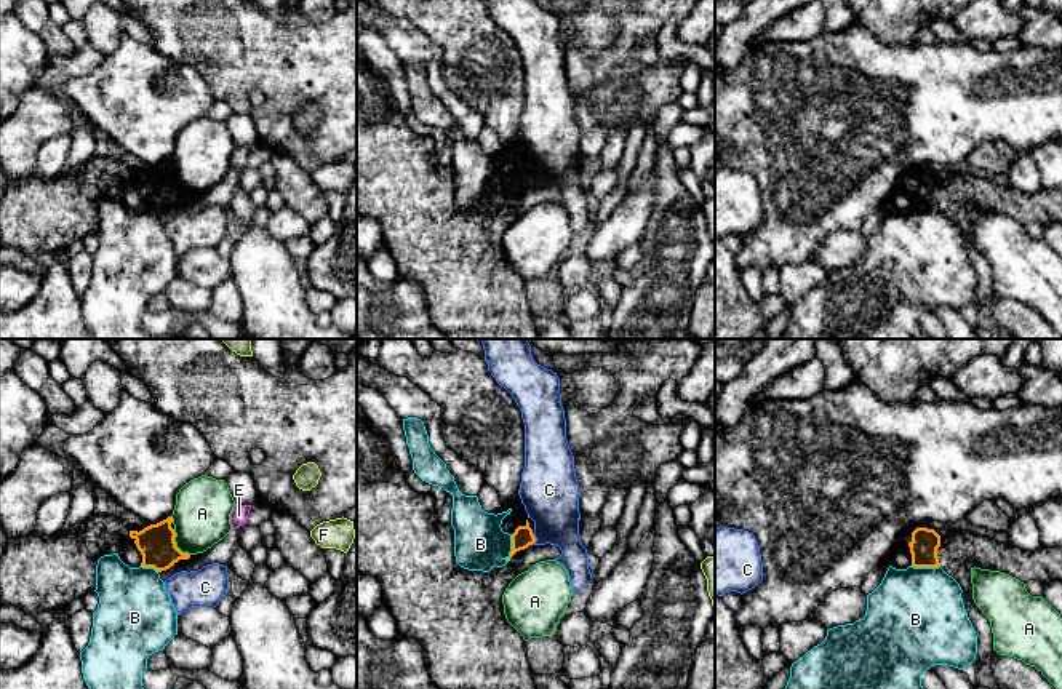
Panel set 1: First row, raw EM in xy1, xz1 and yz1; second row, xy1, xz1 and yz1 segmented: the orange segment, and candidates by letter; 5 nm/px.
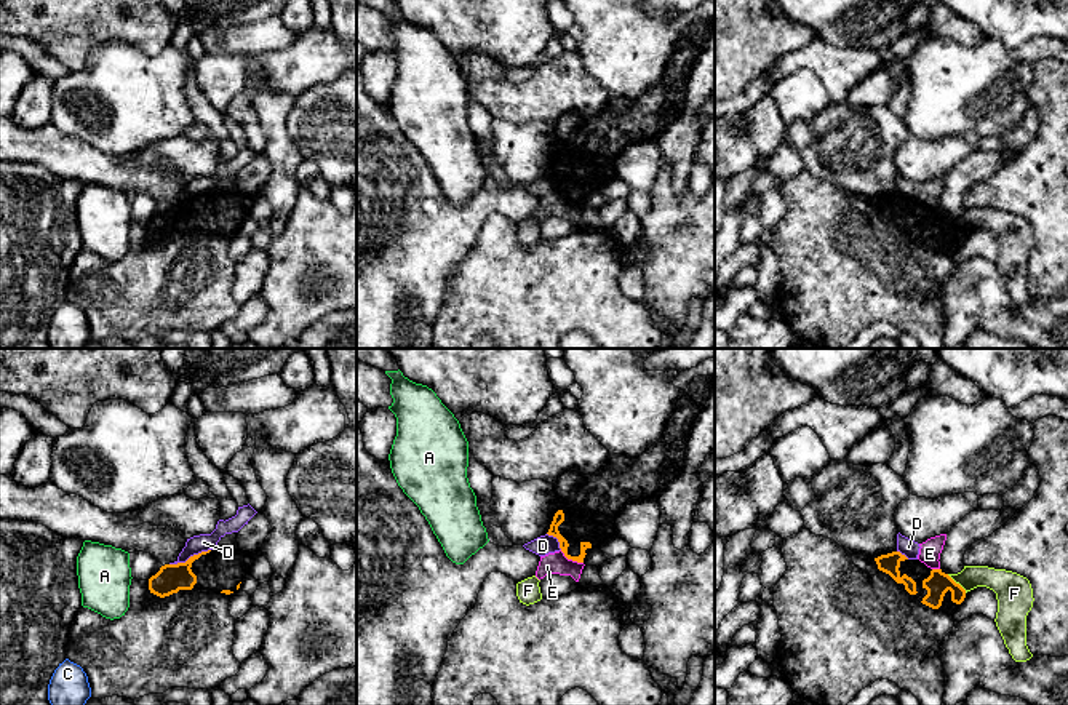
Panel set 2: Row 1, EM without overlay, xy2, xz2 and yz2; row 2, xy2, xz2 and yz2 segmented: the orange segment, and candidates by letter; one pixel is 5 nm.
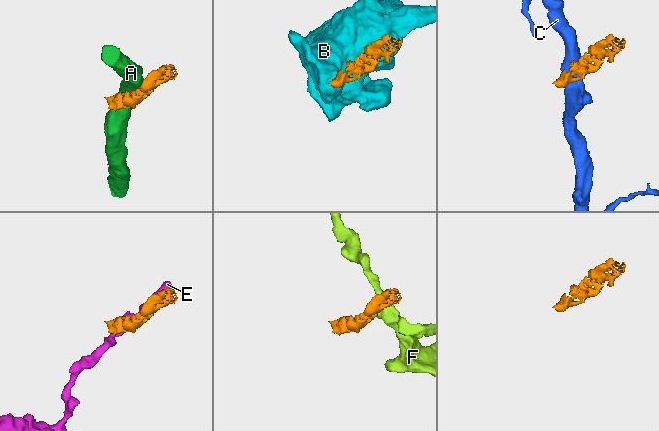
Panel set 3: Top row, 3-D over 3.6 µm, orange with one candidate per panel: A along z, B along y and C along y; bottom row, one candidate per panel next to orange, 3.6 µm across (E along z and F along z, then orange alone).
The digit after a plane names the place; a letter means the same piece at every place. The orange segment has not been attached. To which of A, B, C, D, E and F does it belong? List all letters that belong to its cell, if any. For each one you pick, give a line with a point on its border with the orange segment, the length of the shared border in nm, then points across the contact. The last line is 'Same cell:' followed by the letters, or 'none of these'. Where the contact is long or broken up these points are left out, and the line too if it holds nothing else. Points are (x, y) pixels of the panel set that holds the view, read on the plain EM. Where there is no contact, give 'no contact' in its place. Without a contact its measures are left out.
Same cell: none of these

